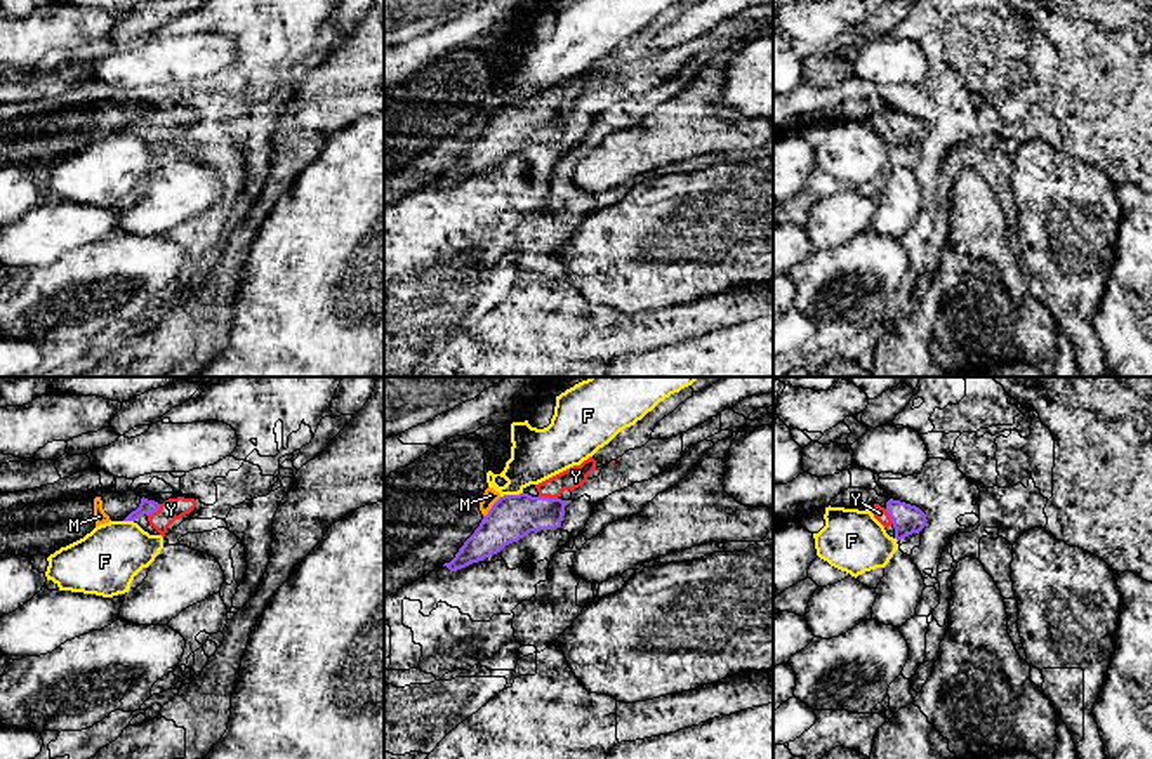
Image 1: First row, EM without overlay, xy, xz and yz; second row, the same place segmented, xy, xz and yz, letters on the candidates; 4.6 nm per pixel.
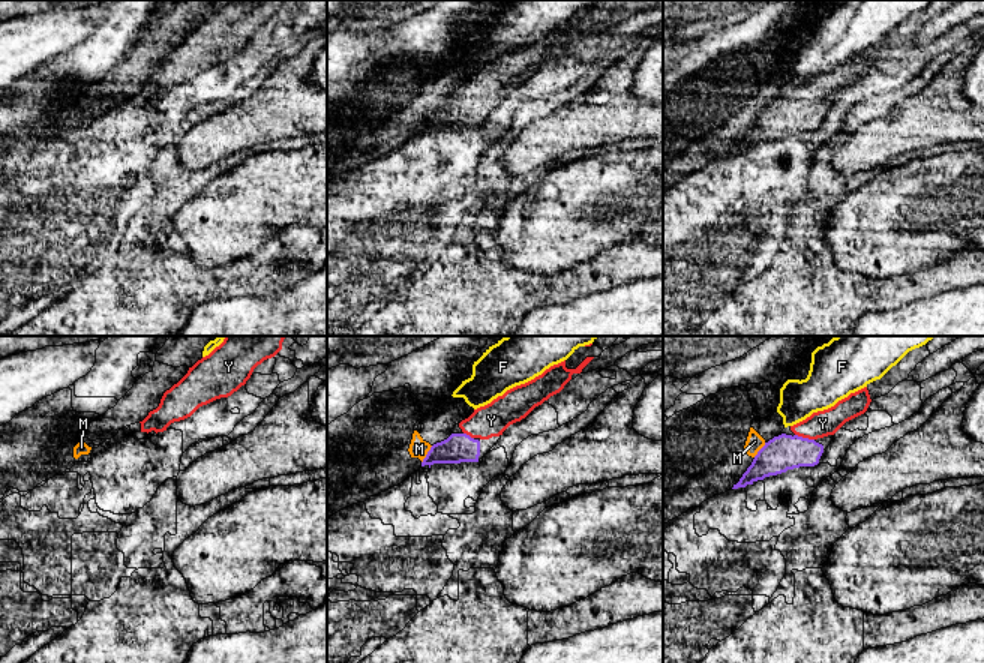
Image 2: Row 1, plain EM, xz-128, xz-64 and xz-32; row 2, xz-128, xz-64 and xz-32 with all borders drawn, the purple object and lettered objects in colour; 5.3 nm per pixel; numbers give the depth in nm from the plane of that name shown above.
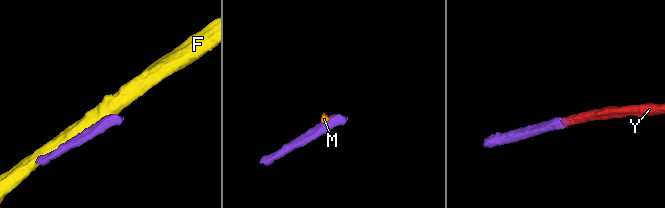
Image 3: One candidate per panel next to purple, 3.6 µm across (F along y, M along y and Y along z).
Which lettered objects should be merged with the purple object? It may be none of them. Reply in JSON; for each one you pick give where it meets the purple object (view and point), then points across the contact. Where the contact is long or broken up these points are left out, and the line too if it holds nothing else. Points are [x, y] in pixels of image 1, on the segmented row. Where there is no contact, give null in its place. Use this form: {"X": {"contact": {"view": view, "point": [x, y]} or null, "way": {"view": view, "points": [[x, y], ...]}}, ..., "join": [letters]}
{"Y": {"contact": {"view": "xz", "point": [548, 497]}, "way": {"view": "xz", "points": [[513, 516], [532, 513], [548, 497], [565, 480], [576, 476]]}}, "join": ["Y"]}

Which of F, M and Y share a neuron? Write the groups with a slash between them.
F / M / Y

